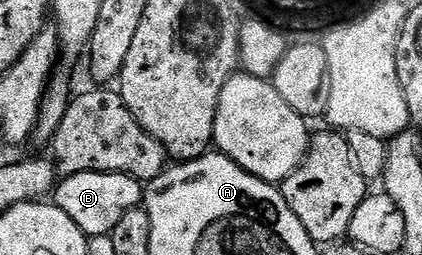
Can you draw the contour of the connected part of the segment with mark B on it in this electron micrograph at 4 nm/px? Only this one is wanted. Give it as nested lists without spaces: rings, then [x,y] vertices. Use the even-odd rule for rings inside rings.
[[[76,173],[67,175],[55,186],[52,192],[52,202],[55,207],[64,209],[76,225],[88,237],[95,235],[109,235],[116,229],[120,217],[128,213],[128,209],[139,206],[144,199],[144,187],[137,179],[130,175],[117,175],[116,173]]]

